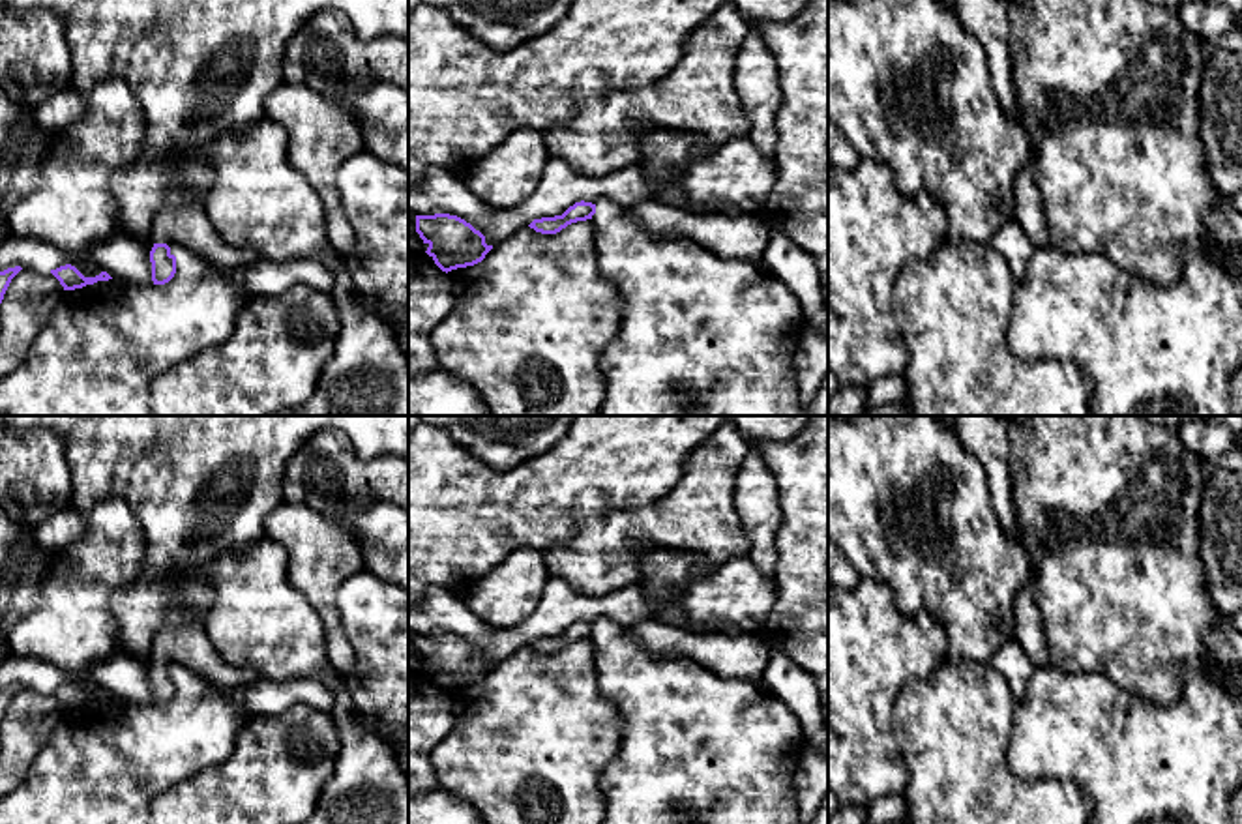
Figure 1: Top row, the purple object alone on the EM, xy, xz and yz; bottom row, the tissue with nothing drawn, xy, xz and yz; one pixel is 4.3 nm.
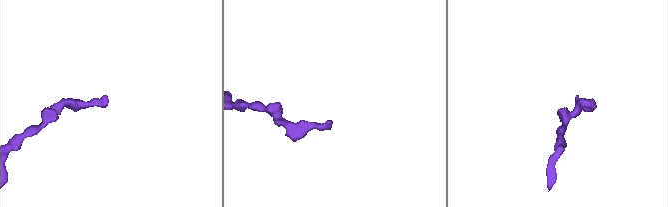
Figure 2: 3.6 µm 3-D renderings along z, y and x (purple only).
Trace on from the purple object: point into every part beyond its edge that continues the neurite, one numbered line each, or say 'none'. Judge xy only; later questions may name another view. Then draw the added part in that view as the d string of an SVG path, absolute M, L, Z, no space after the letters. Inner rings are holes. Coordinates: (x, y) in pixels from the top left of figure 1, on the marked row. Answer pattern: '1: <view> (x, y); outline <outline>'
1: xy (182, 223); outline M182 187L165 193L163 210L154 219L152 240L172 249L189 249L223 268L238 268L260 258L253 249L227 245L208 219L204 204Z

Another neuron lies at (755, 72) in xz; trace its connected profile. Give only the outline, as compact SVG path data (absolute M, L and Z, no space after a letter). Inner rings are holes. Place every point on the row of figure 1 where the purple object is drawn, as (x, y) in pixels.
M757 28L747 34L734 58L734 88L749 122L747 139L764 157L774 159L779 140L776 129L779 107L777 64Z

